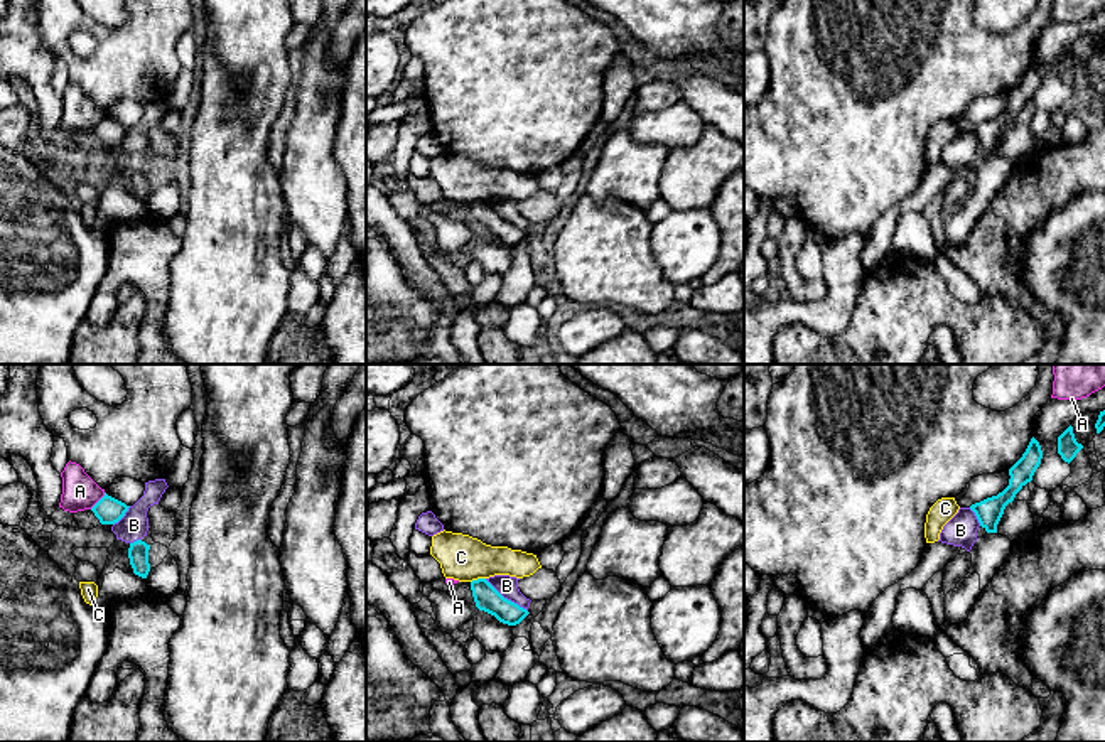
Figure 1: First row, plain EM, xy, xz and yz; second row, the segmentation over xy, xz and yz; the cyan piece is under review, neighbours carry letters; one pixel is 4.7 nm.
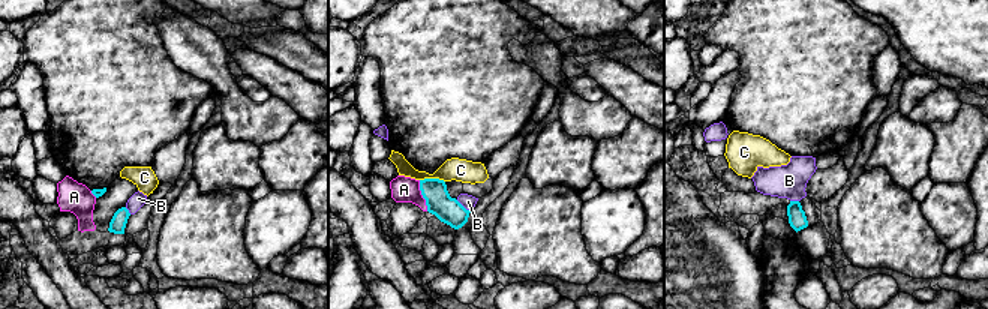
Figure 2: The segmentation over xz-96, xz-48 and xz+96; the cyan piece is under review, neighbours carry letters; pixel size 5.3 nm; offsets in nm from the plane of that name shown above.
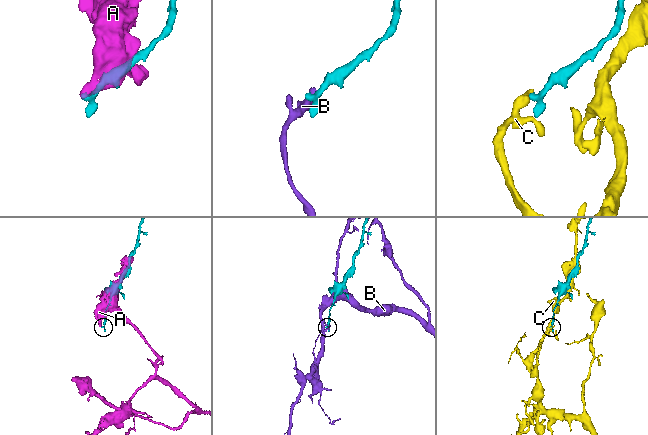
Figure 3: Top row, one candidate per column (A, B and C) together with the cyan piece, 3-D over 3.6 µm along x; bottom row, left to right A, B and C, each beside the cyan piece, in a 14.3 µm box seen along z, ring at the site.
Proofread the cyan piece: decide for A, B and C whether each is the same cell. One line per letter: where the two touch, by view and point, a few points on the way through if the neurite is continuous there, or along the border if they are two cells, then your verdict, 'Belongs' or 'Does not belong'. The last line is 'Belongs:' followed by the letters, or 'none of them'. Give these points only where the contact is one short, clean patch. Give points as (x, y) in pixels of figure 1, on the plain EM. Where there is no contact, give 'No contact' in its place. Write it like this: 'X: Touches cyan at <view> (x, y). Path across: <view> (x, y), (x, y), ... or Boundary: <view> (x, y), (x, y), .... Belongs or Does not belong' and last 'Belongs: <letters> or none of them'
A: Touches cyan at xy (98, 123). Boundary: xy (105, 115), (90, 130). Does not belong
B: Touches cyan at xz (506, 221). Boundary: xz (485, 201), (527, 233). Does not belong
C: Touches cyan at xz (478, 201). Does not belong
Belongs: none of them

